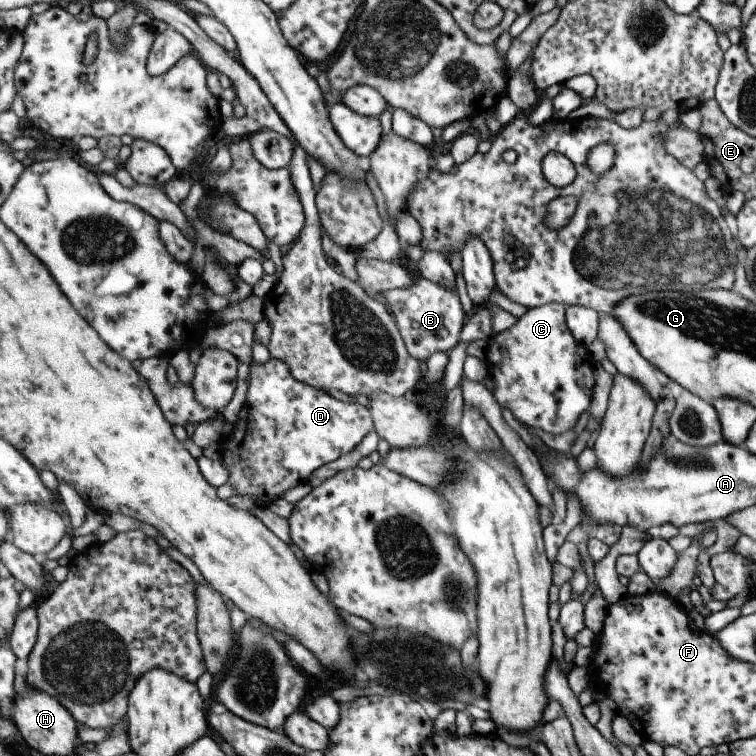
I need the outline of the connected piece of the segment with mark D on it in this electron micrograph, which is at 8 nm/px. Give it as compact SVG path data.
M272 355L264 364L251 364L249 375L245 404L237 421L231 424L232 429L221 448L221 460L229 469L228 483L235 487L235 495L253 497L259 507L266 508L273 504L287 490L307 483L317 468L353 452L363 438L376 428L371 410L355 402L341 402L325 389L298 381L289 364Z

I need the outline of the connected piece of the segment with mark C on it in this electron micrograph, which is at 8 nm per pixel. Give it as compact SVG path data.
M563 303L528 309L513 328L492 339L500 345L501 356L499 370L491 374L495 398L524 425L553 434L575 428L595 392L594 354L573 336L567 309Z

